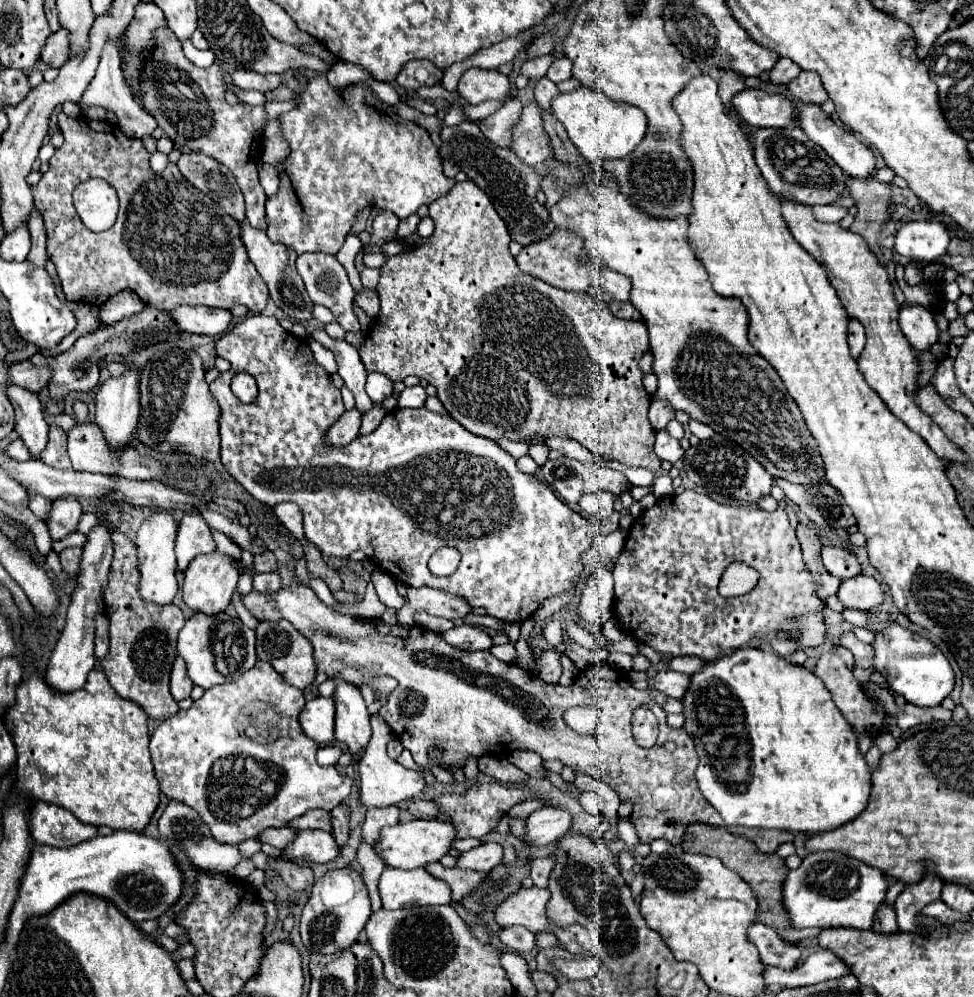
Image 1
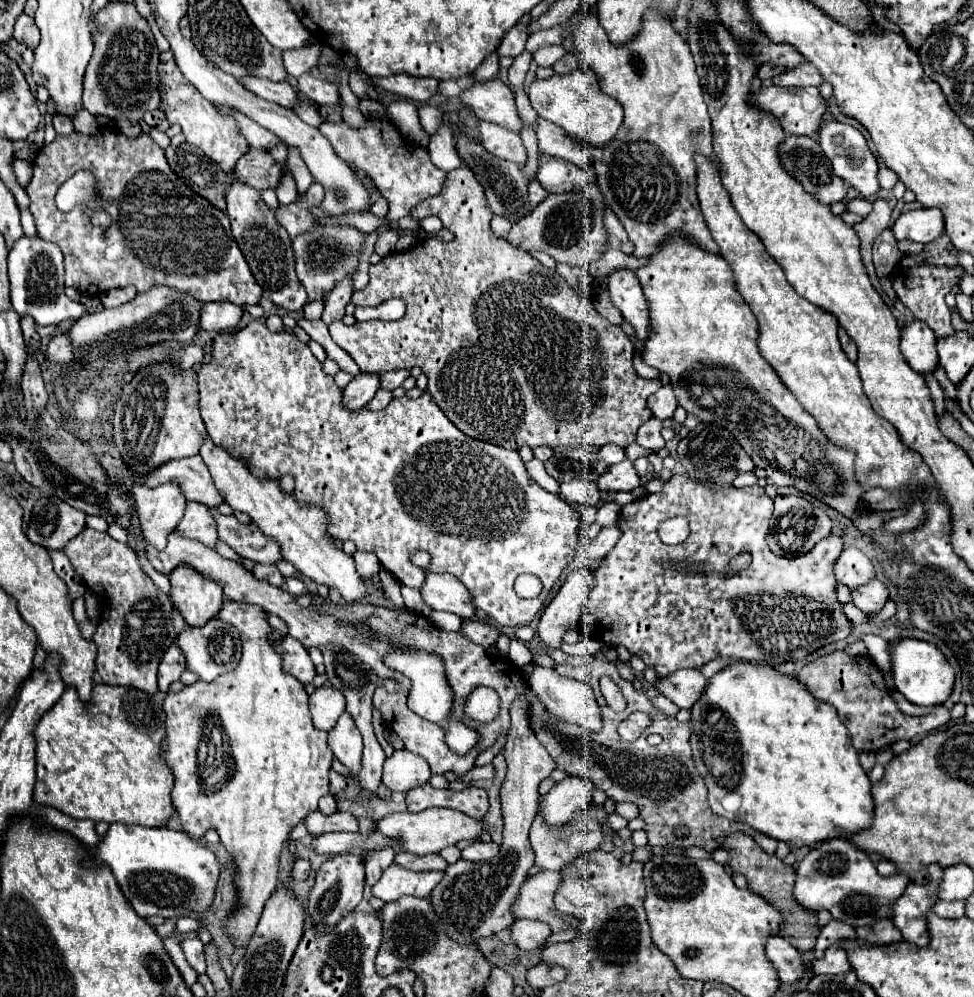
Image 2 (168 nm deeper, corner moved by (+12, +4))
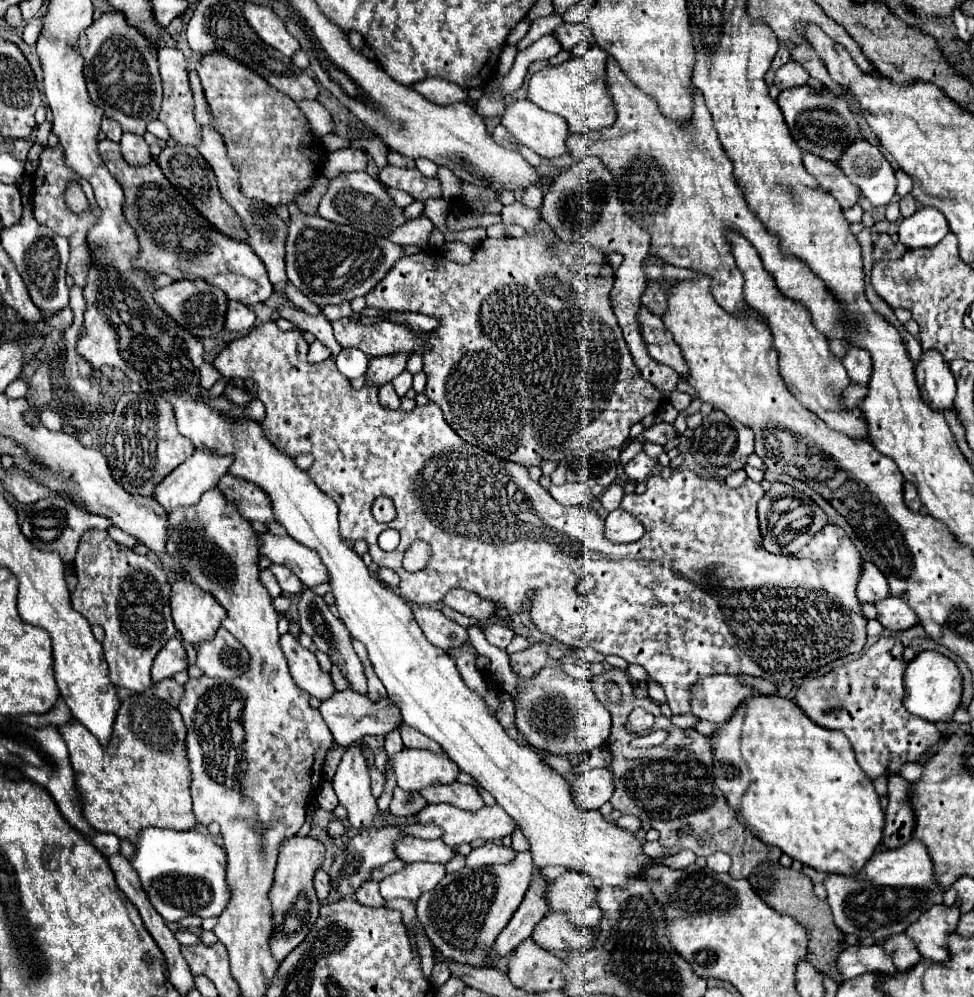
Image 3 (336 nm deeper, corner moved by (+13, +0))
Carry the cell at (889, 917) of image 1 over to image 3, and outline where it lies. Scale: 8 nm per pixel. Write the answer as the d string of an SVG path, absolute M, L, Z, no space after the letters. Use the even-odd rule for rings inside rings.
M894 934L894 936L886 938L882 948L894 960L894 966L902 972L912 968L912 964L918 964L918 960L922 958L918 954L916 946L912 944L912 940L908 940L908 936L904 936L904 934Z

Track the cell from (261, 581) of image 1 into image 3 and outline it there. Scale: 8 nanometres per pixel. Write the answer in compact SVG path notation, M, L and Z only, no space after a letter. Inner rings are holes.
M272 564L270 566L270 572L276 576L276 580L278 580L280 588L282 588L282 594L292 596L292 594L302 592L302 582L292 572L288 572L288 568L278 566L278 564Z

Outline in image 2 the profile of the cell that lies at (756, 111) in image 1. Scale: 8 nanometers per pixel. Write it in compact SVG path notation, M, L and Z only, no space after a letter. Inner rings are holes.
M763 86L759 92L753 92L751 104L763 112L773 114L783 130L793 136L809 136L817 140L817 132L829 110L829 102L819 94L819 88L785 88L785 86Z

